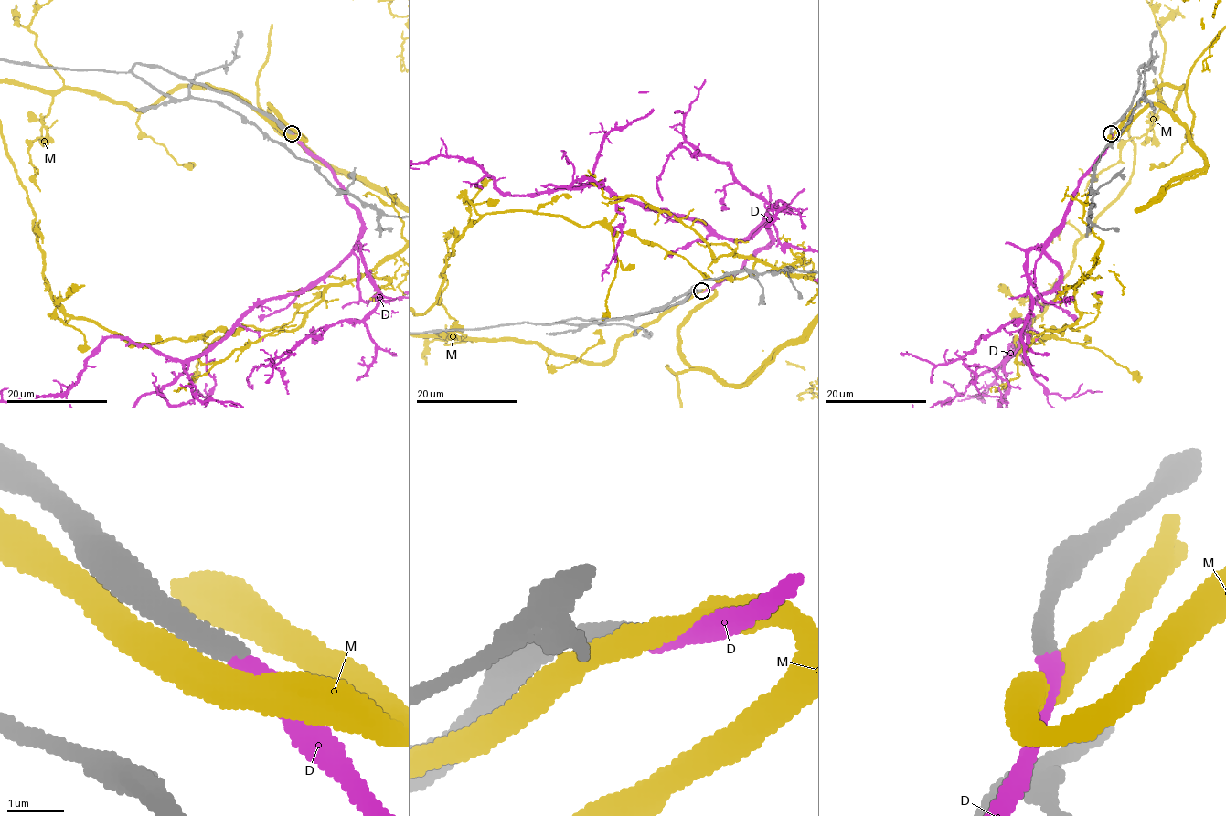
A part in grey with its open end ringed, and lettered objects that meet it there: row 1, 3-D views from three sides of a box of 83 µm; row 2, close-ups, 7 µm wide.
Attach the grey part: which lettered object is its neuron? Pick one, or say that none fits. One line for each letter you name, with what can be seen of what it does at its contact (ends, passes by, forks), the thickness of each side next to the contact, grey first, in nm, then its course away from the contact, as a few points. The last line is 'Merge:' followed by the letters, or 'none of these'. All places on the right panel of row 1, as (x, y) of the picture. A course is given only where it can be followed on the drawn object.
D: it ends; calibres 320 and 320 nm; course (1110, 133), (1045, 249), (1060, 279), (1030, 309), (996, 378), (975, 396), (987, 399)
Merge: D

